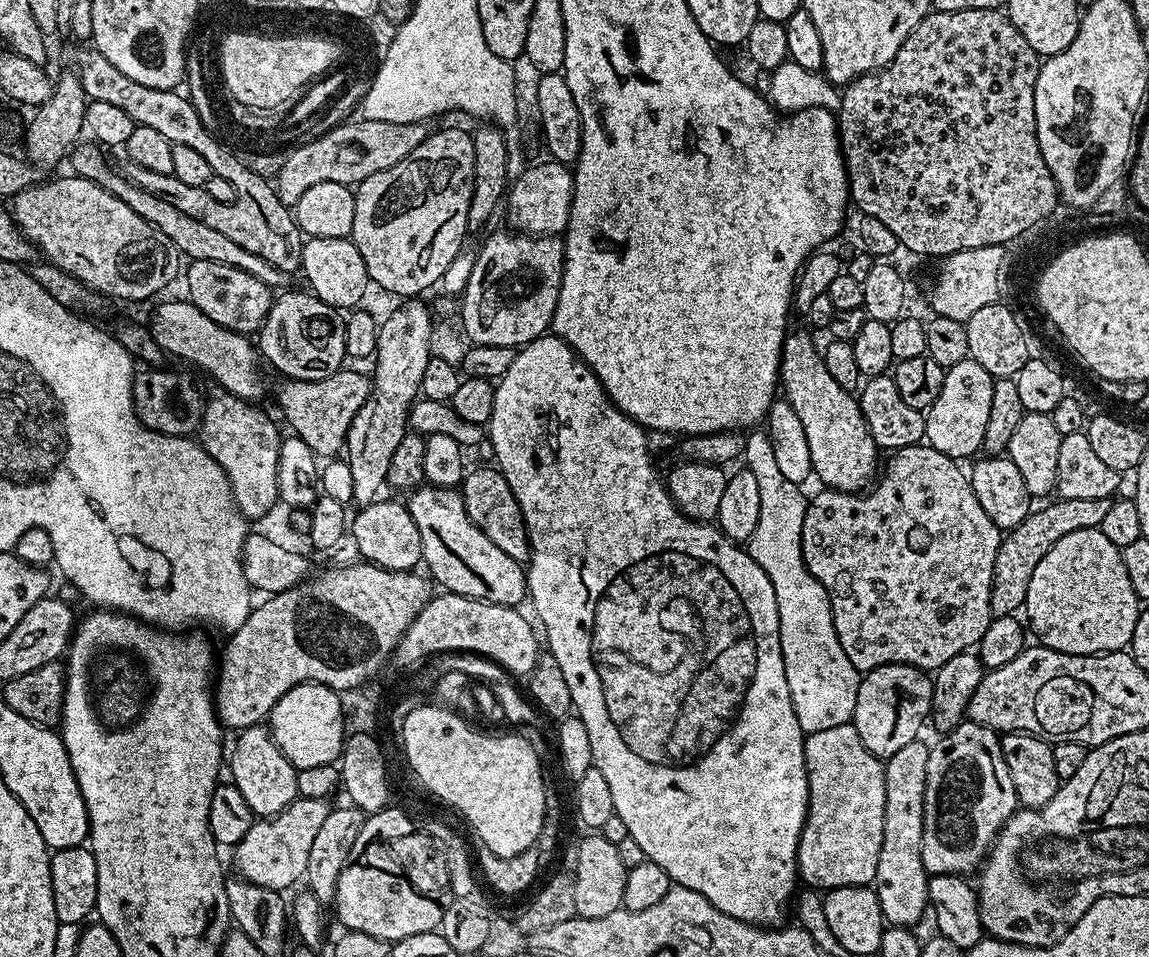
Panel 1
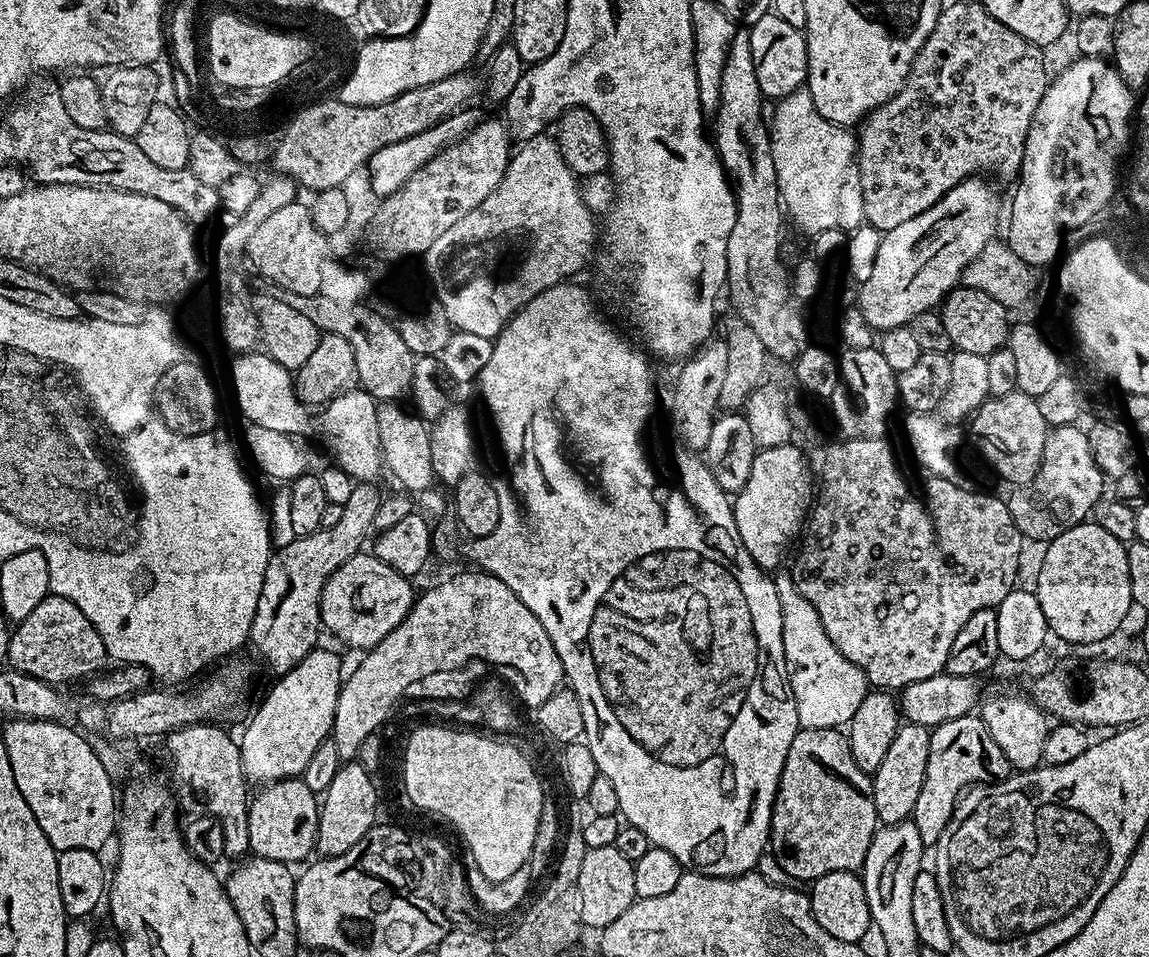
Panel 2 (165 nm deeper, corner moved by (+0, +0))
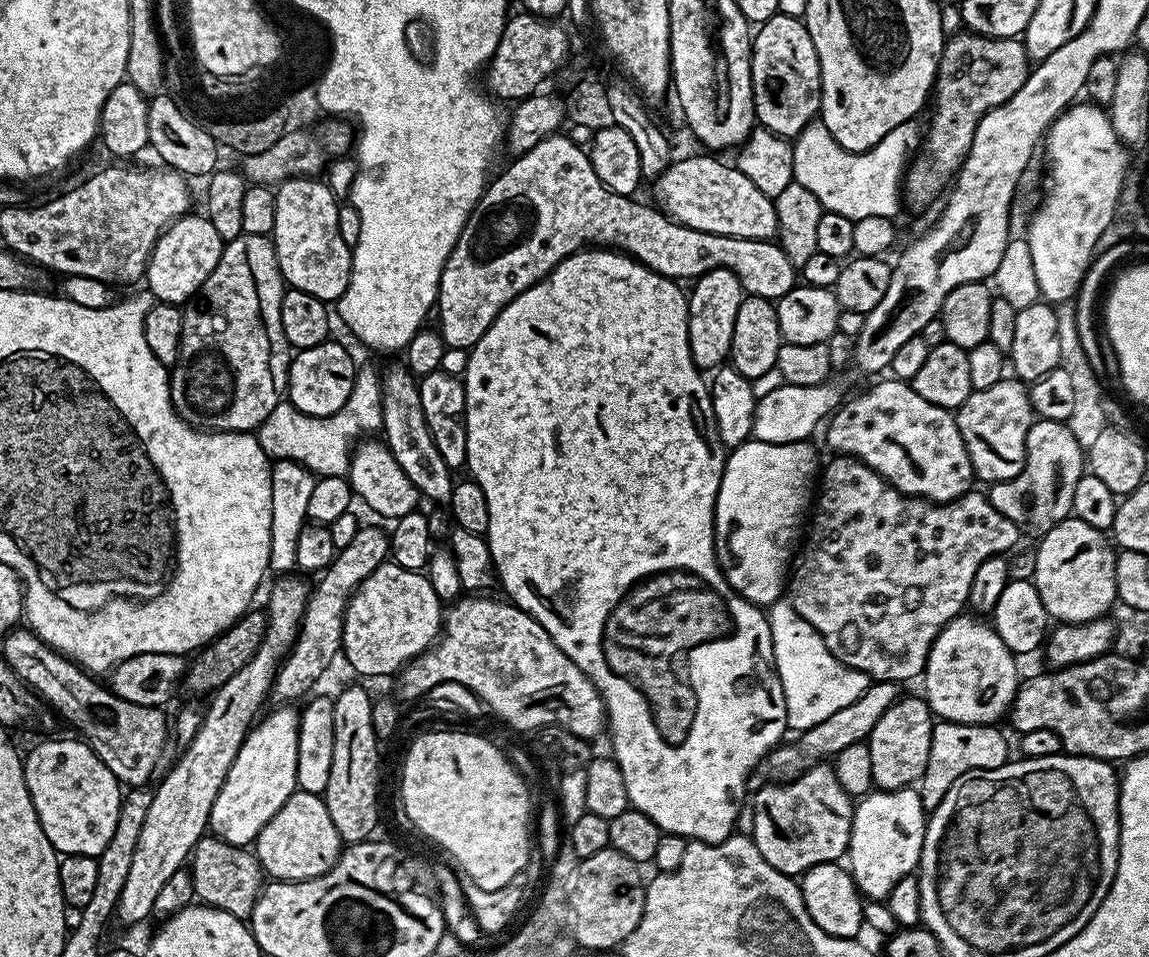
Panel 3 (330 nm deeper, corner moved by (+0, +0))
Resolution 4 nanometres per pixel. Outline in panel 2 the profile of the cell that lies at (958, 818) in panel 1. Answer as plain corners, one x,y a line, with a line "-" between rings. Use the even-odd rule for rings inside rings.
969,714
963,716
962,718
954,718
954,722
946,722
945,724
939,724
936,728
931,729
932,737
930,738
930,758
926,758
926,778
922,782
922,791
918,793
918,802
914,802
914,810
910,817
911,822
914,826
918,826
918,834
922,838
922,842
926,846
934,846
938,841
940,841
940,835
942,830
948,825
948,819
954,815
954,809
958,804
958,797
965,790
971,789
972,784
984,784
980,786
991,786
1001,780
1005,780
1010,774
1010,765
1006,754
1002,754
1002,750
998,750
998,742
994,742
994,738
990,738
990,730
986,730
983,720
980,719
979,715

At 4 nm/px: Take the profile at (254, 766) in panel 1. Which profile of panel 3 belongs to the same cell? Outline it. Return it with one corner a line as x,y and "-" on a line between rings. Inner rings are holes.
297,790
282,810
262,826
254,841
254,851
260,867
273,881
295,882
328,875
341,854
342,841
323,799
317,793

